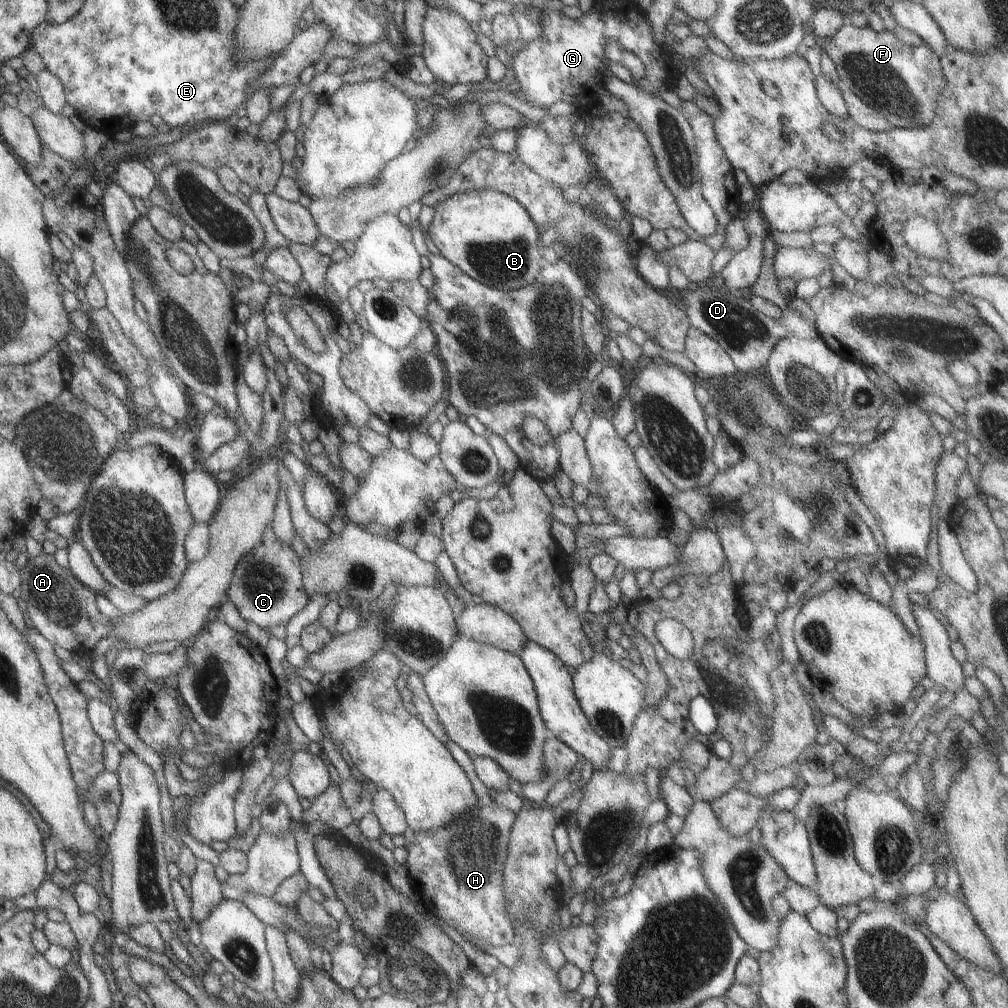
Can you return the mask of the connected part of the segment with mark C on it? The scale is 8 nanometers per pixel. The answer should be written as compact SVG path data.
M269 526L267 530L263 530L259 544L255 544L255 548L251 548L251 551L245 553L237 562L224 600L235 606L245 622L251 622L259 628L286 624L307 604L299 557L287 544L275 538Z

